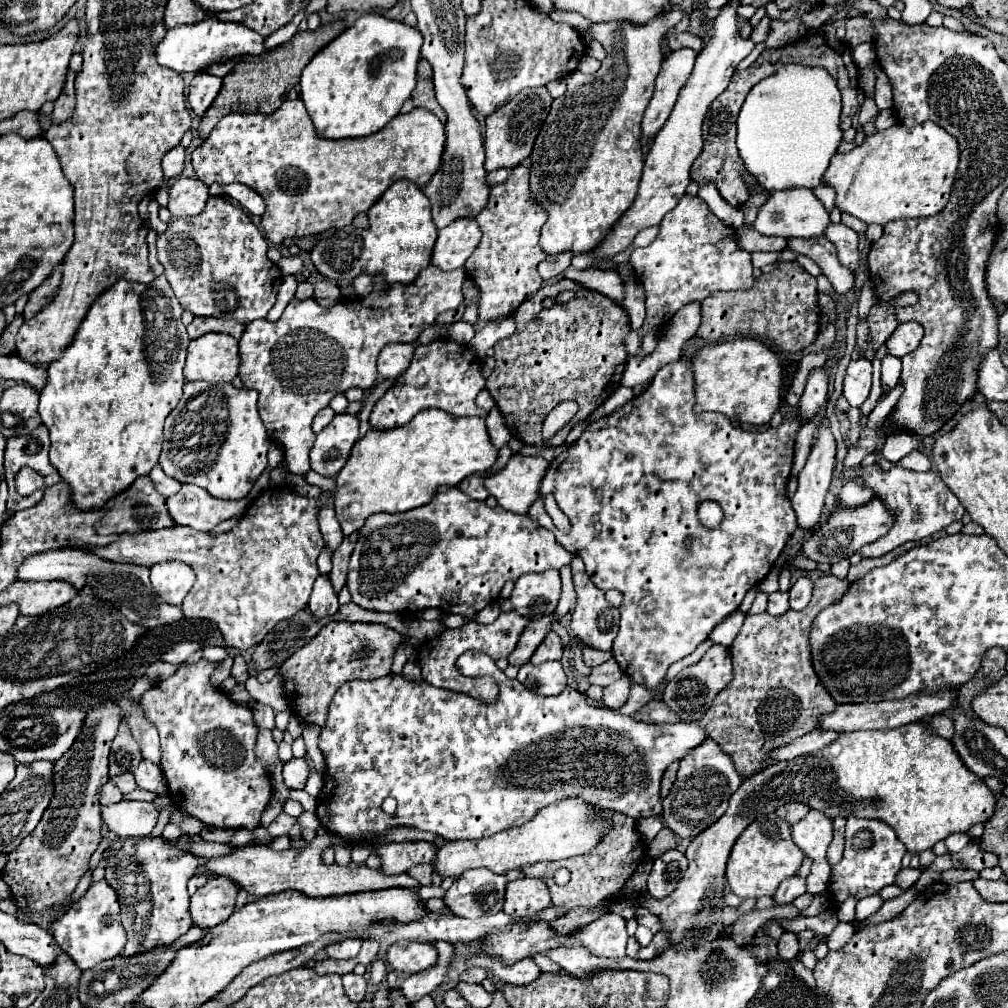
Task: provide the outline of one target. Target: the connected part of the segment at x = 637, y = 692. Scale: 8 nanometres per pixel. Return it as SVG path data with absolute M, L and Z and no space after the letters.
M631 678L630 681L631 689L626 704L614 710L615 712L626 716L632 716L638 708L641 708L644 704L654 698L654 693L651 690L648 690L645 686L635 683Z

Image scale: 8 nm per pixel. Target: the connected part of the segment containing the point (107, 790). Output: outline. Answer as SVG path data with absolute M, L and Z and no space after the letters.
M108 782L108 784L100 790L100 804L102 804L102 806L116 804L116 802L120 802L120 800L122 800L122 794L120 794L120 790L118 790L112 782Z

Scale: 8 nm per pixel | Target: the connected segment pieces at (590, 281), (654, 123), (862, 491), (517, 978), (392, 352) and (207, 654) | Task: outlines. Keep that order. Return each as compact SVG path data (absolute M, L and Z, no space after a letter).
M568 268L566 270L566 278L608 296L610 300L622 304L624 300L624 284L618 276L618 272L614 270L600 270L600 268L588 268L588 270L576 270L576 268Z
M680 48L670 52L664 62L662 62L662 70L656 78L656 90L654 96L644 112L644 120L642 120L642 150L646 152L646 144L650 142L652 136L656 136L656 132L664 126L664 122L668 120L678 92L680 88L686 84L686 78L690 78L692 68L694 68L694 58L698 54L692 48Z
M858 480L846 482L840 492L840 500L846 506L862 506L862 502L868 502L870 498L874 498L874 494L870 494L870 490L866 490L866 486L862 486Z
M474 952L468 956L468 968L472 968L472 966L484 966L498 980L502 980L506 984L516 984L516 986L526 986L542 974L542 970L536 966L536 962L532 958L524 958L522 962L516 962L514 966L498 966L498 962L494 962L494 958L488 960L484 954Z
M414 342L414 344L386 344L378 356L378 374L382 378L392 378L392 376L402 374L410 364L416 346L420 346L420 344L418 342Z
M206 646L202 648L202 658L204 660L210 660L210 662L220 662L228 656L226 648L218 648L218 646Z

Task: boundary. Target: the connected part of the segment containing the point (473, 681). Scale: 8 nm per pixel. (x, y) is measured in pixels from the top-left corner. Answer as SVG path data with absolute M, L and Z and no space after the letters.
M512 610L512 612L502 612L492 624L466 622L460 628L444 630L438 638L427 640L417 647L421 649L418 660L421 666L422 678L426 682L430 682L432 686L436 686L436 688L462 692L462 694L474 696L476 700L494 704L494 700L498 698L498 684L492 678L466 678L466 676L462 676L456 670L456 658L462 656L466 650L480 650L480 652L488 654L492 660L506 658L514 650L514 646L516 646L516 642L518 642L518 638L520 638L520 634L522 634L526 624L528 624L528 618L522 618L520 614L516 614Z

